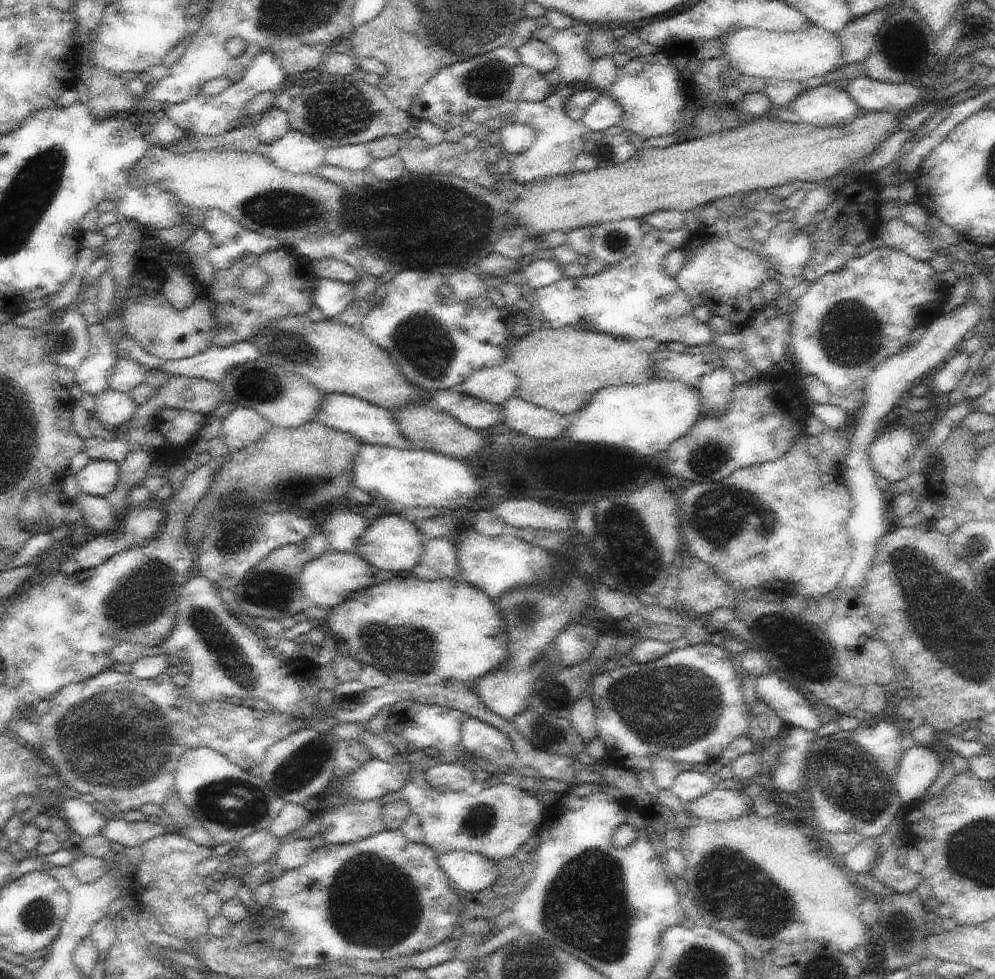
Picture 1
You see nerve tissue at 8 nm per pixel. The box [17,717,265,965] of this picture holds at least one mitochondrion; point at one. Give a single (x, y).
(37, 916)

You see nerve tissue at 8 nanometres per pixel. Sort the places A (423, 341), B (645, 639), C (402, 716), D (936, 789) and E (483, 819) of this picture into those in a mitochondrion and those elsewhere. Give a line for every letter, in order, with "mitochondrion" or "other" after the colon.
A: mitochondrion
B: other
C: other
D: other
E: mitochondrion

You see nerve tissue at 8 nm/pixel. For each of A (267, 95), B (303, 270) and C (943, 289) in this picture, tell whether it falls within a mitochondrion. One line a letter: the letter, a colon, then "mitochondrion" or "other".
A: other
B: other
C: other

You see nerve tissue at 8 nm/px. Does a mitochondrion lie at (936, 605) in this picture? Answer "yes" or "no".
yes

